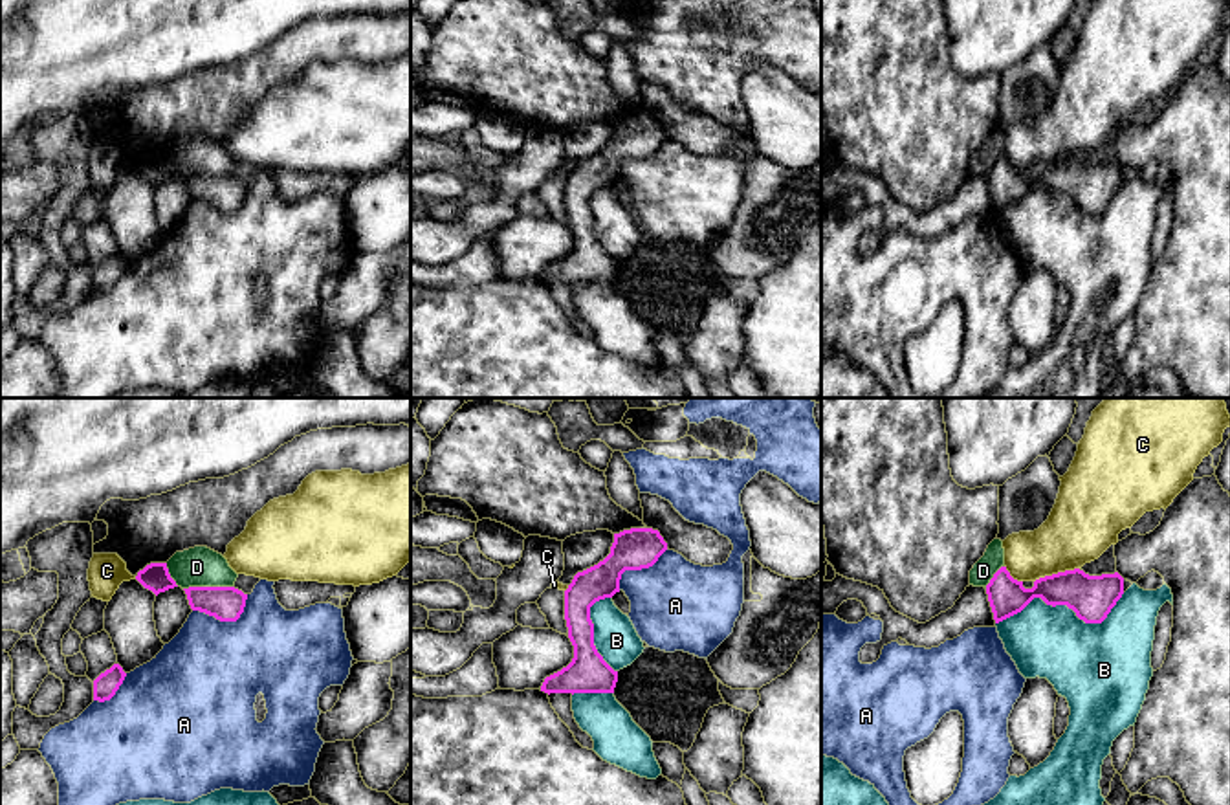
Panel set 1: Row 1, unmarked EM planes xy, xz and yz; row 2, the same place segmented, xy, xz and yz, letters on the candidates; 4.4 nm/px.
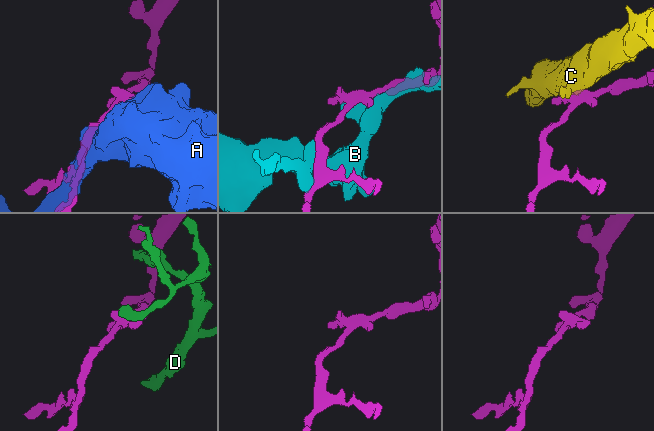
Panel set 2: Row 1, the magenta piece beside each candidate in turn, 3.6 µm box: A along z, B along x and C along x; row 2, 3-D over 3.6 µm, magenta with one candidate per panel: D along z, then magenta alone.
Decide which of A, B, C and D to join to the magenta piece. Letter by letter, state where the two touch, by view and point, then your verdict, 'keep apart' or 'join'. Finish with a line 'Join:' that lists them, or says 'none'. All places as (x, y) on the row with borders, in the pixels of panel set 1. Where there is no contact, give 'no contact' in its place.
A: xy (226, 620) | keep apart
B: yz (1062, 604) | keep apart
C: yz (1058, 573) | keep apart
D: xy (208, 587) | keep apart
Join: none

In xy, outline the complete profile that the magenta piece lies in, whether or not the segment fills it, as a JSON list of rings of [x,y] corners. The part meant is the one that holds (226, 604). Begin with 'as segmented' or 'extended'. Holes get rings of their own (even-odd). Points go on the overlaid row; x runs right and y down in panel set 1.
as segmented; [[[189,587],[183,590],[192,611],[205,612],[220,622],[236,622],[247,600],[247,594],[235,587]]]

